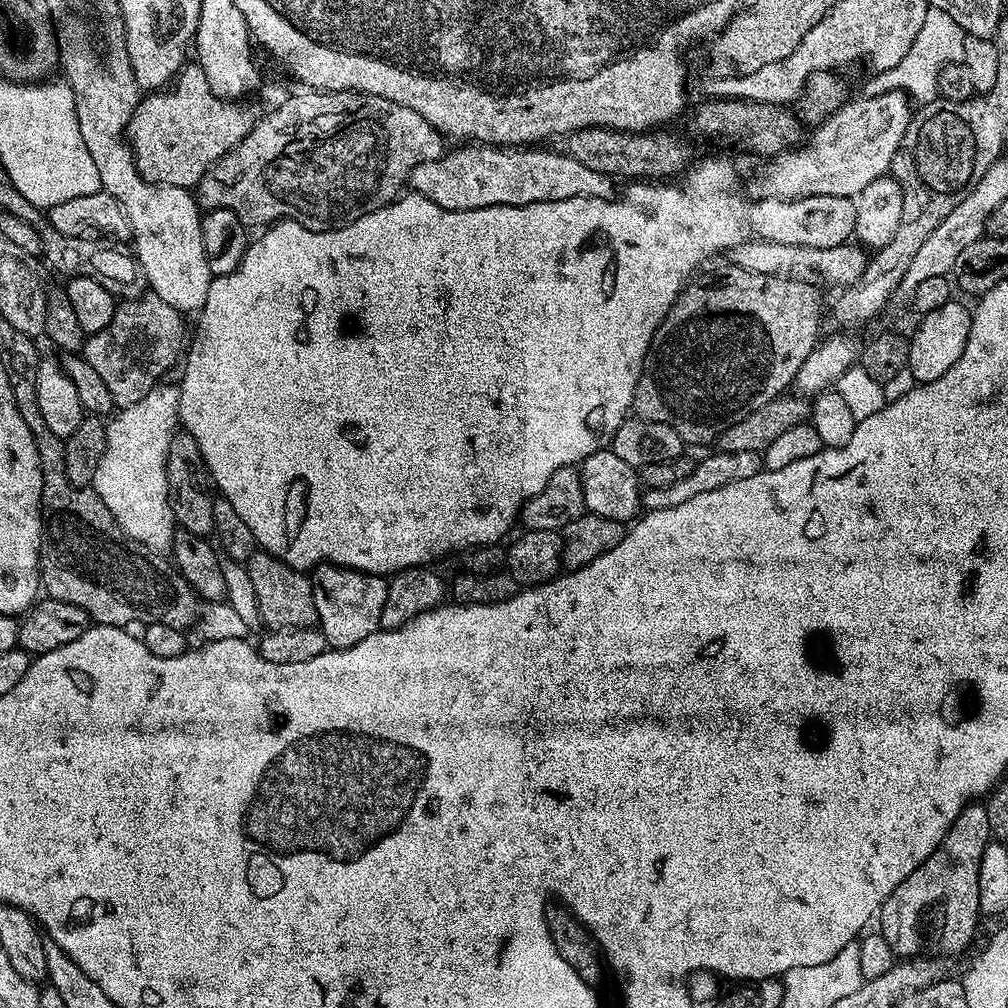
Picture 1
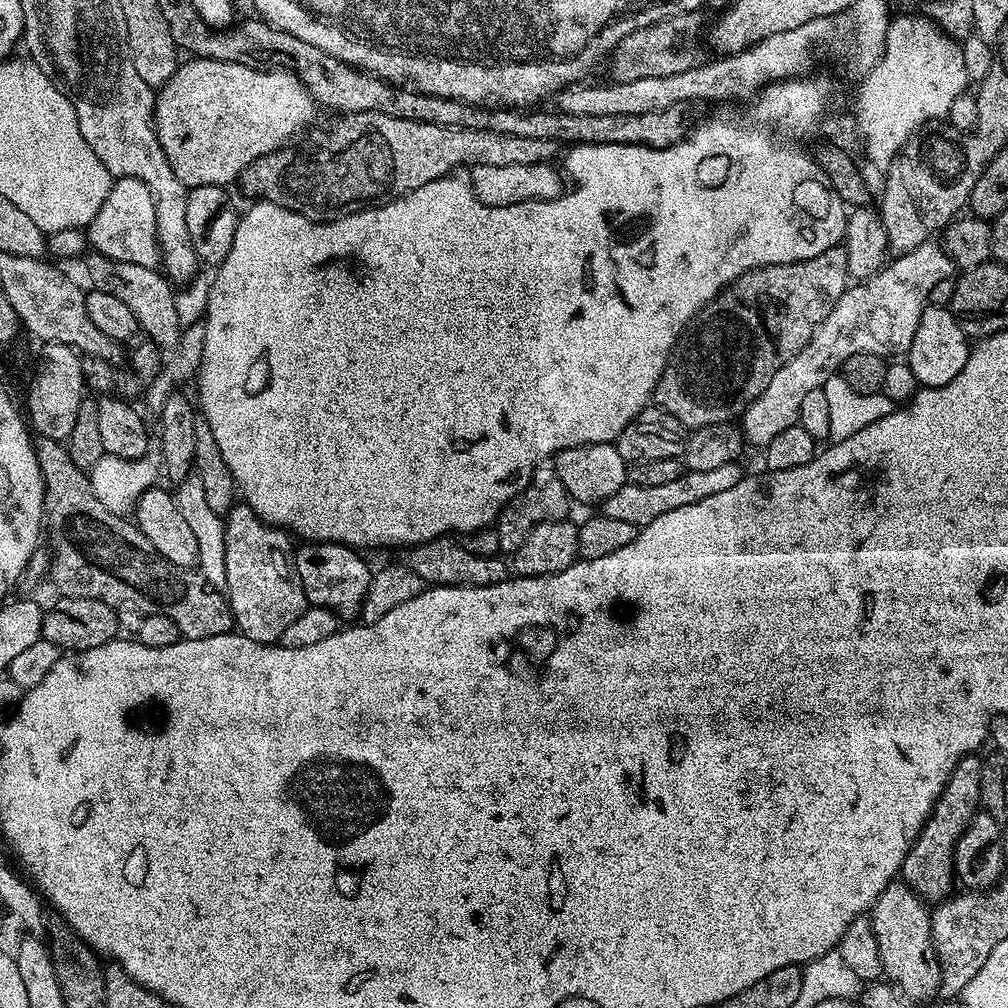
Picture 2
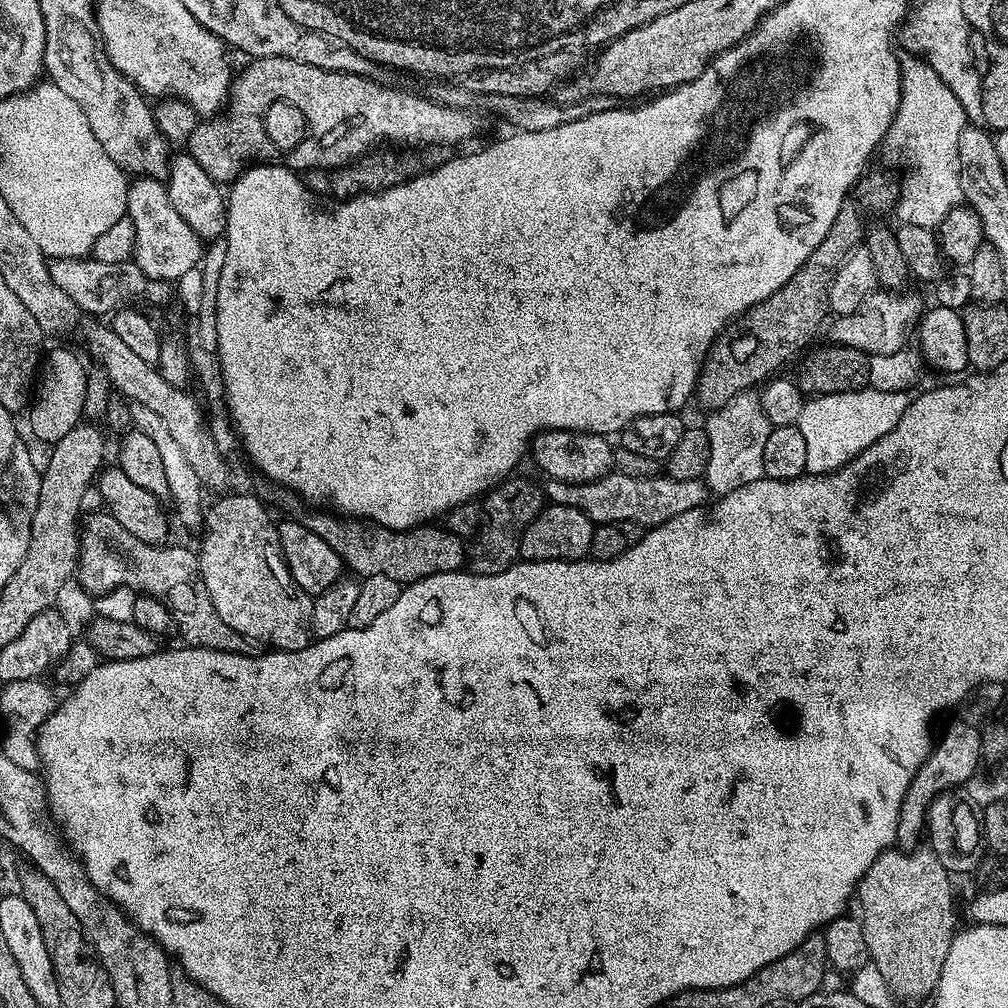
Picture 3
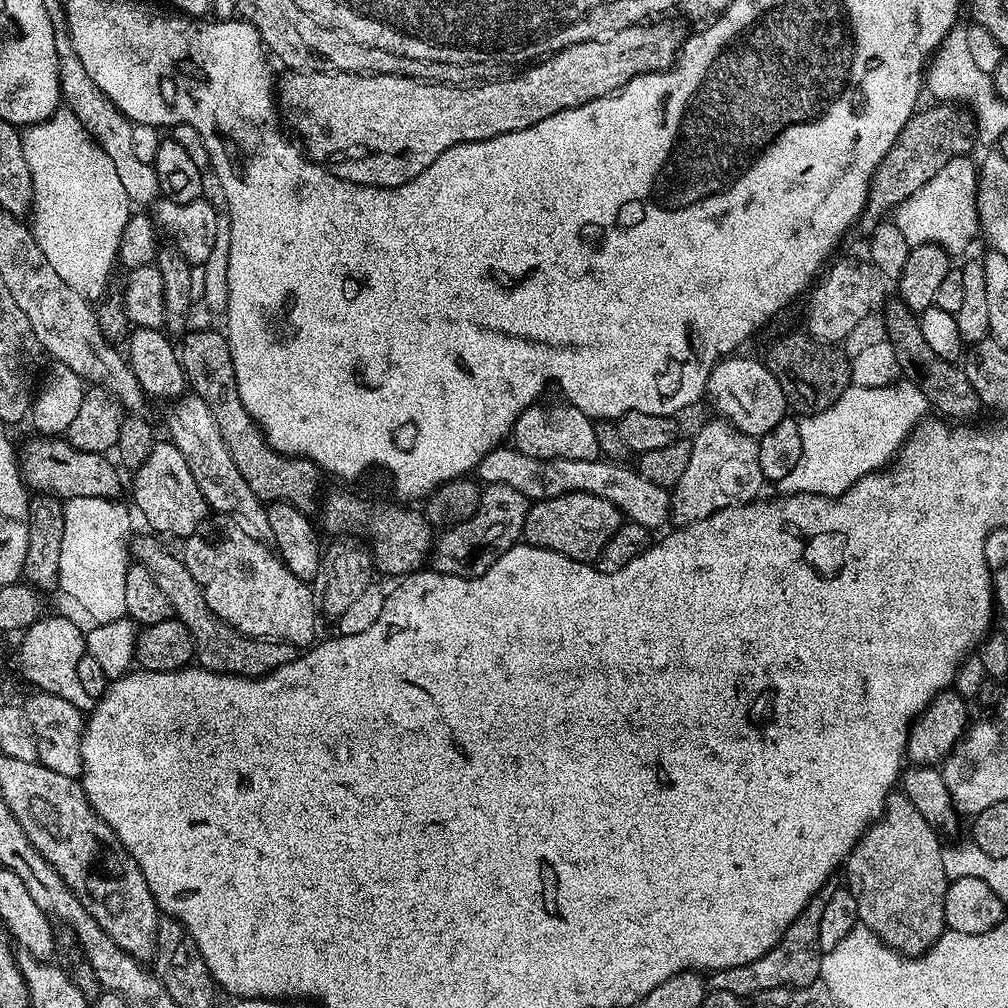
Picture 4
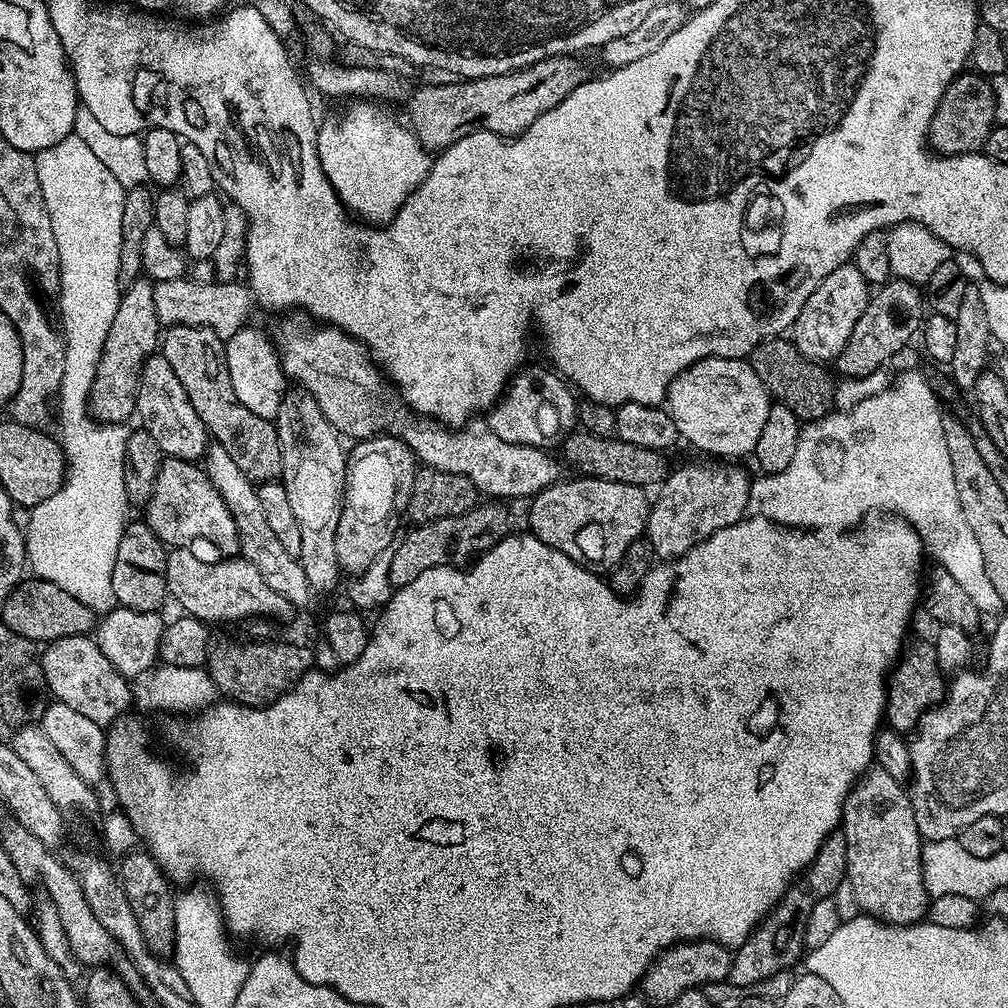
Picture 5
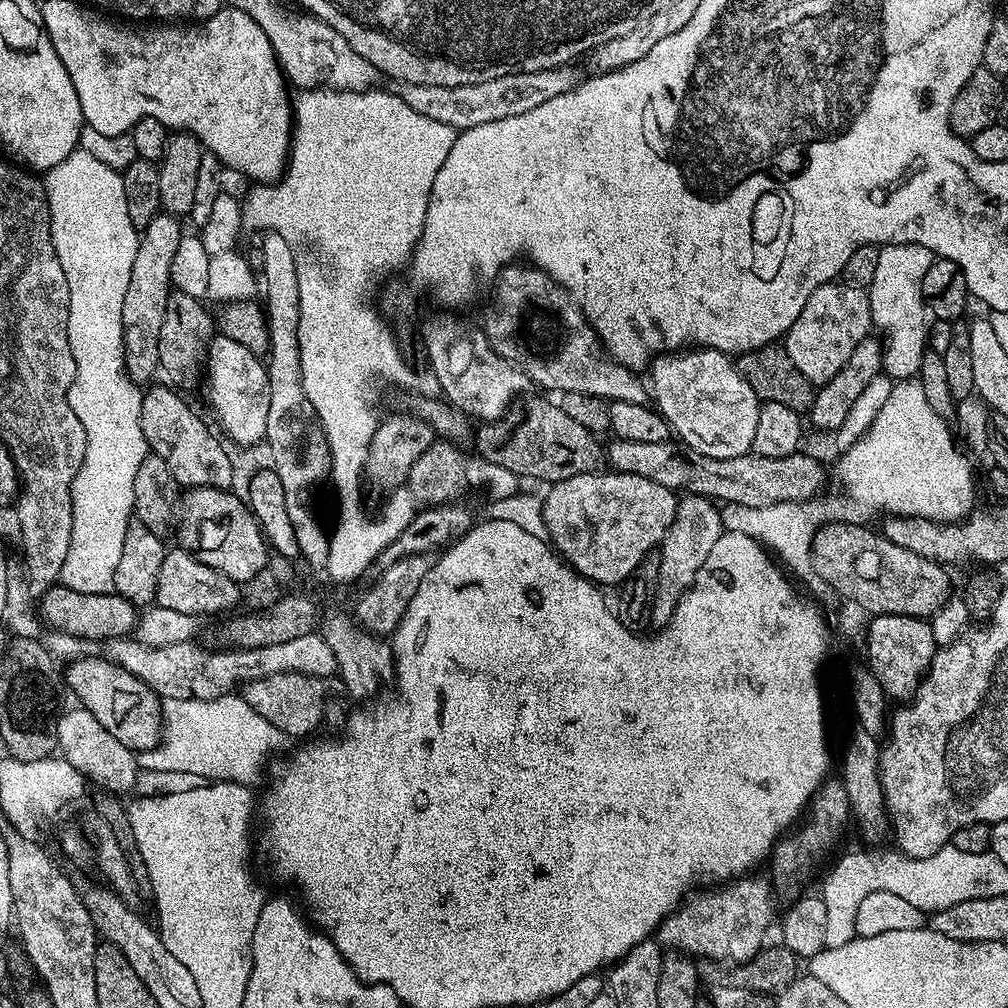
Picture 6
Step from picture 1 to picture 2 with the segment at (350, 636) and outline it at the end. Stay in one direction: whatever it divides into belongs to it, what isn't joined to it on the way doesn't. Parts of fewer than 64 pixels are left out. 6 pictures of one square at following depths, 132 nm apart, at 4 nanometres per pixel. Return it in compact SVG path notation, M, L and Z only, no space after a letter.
M301 543L295 549L294 563L305 601L313 608L325 608L341 618L355 617L364 604L373 573L373 569L368 568L367 562L360 556L363 555L347 544Z

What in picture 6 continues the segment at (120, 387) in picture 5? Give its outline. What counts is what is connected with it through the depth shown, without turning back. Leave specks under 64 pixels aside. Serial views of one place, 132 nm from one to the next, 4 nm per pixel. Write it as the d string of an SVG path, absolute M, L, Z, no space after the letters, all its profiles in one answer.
M159 214L149 222L147 227L142 230L142 235L139 237L136 253L134 254L134 266L130 266L130 282L126 286L126 294L122 298L122 330L124 331L124 366L129 376L133 380L140 382L143 381L143 376L148 376L152 371L157 371L160 359L158 358L158 334L162 331L162 318L166 315L166 302L168 296L172 291L172 275L170 274L170 262L174 262L174 250L178 250L178 242L182 235L182 229L180 229L181 221L177 217L169 216L167 214Z

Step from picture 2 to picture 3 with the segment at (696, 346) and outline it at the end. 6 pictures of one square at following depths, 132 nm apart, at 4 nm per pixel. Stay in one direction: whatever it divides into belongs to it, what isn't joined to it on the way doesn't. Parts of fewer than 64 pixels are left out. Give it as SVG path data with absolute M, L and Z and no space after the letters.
M855 198L845 200L826 238L814 250L814 254L802 262L798 274L794 274L794 278L790 278L782 290L770 294L770 298L758 302L749 312L736 317L712 341L712 349L704 357L704 365L696 378L695 403L700 403L707 410L726 406L726 402L730 402L730 398L738 393L763 385L769 377L779 373L776 371L799 348L807 349L813 343L812 335L819 330L820 323L824 319L827 321L830 316L828 295L830 286L836 281L836 272L842 261L853 250L861 247L865 231L863 206Z

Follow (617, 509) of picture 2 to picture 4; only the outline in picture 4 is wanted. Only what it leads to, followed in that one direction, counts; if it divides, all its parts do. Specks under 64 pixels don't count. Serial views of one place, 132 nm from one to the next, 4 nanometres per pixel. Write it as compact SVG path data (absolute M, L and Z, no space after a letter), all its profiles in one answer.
M501 446L486 454L486 458L482 458L482 462L474 472L485 485L514 486L514 490L518 490L532 502L581 492L594 494L610 502L620 511L621 517L627 518L631 523L641 524L646 529L655 530L664 523L669 523L672 510L669 489L650 482L645 476L640 475L639 471L632 469L631 472L624 467L628 466L620 462L609 462L604 458L590 462L578 462L574 458L565 460L530 458L518 451L515 446Z

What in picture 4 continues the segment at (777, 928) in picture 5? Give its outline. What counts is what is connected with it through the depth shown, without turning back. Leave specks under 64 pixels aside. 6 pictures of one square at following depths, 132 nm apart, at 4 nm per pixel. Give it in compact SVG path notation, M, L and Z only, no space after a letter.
M825 886L816 895L810 898L810 902L790 922L790 926L782 934L782 938L762 958L758 958L749 964L723 968L720 972L711 973L706 980L707 991L726 991L741 998L767 994L775 987L790 989L805 988L820 980L820 957L822 955L818 946L818 922L822 922L822 910L826 910L826 902L830 902L833 889Z

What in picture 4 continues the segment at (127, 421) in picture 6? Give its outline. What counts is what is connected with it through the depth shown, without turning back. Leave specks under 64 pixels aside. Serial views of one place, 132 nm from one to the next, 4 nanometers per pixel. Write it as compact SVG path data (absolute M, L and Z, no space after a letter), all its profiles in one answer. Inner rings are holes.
M64 106L49 120L27 125L20 142L32 175L30 227L38 246L70 290L99 301L105 295L112 263L117 263L122 230L130 215L128 196L114 164ZM74 496L63 505L64 529L58 558L59 591L64 591L96 624L126 616L126 570L130 566L128 514L115 499Z

